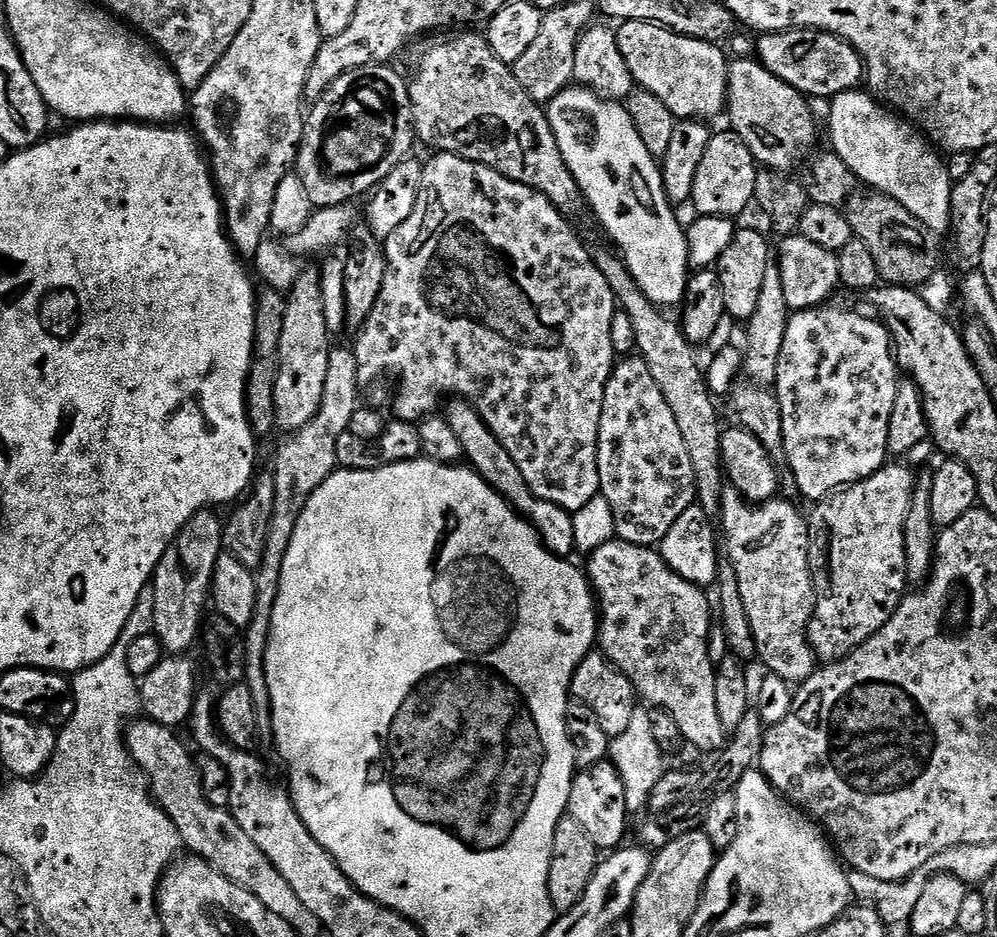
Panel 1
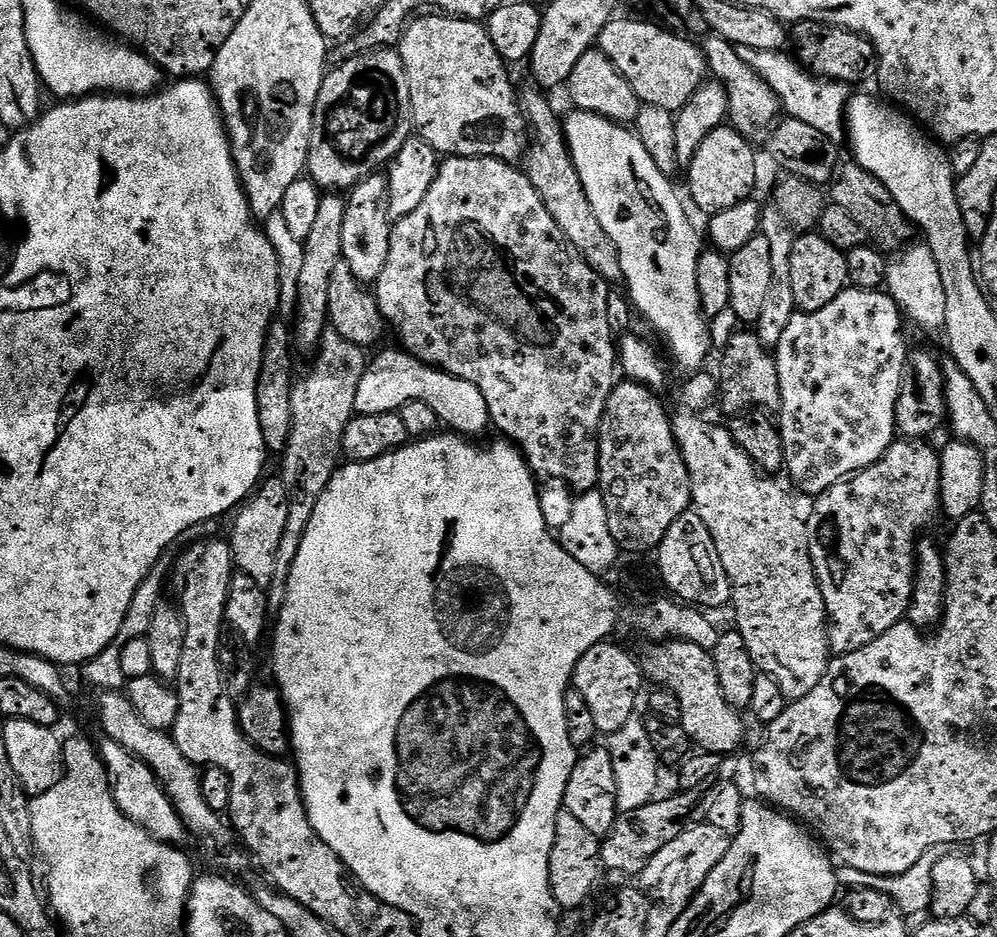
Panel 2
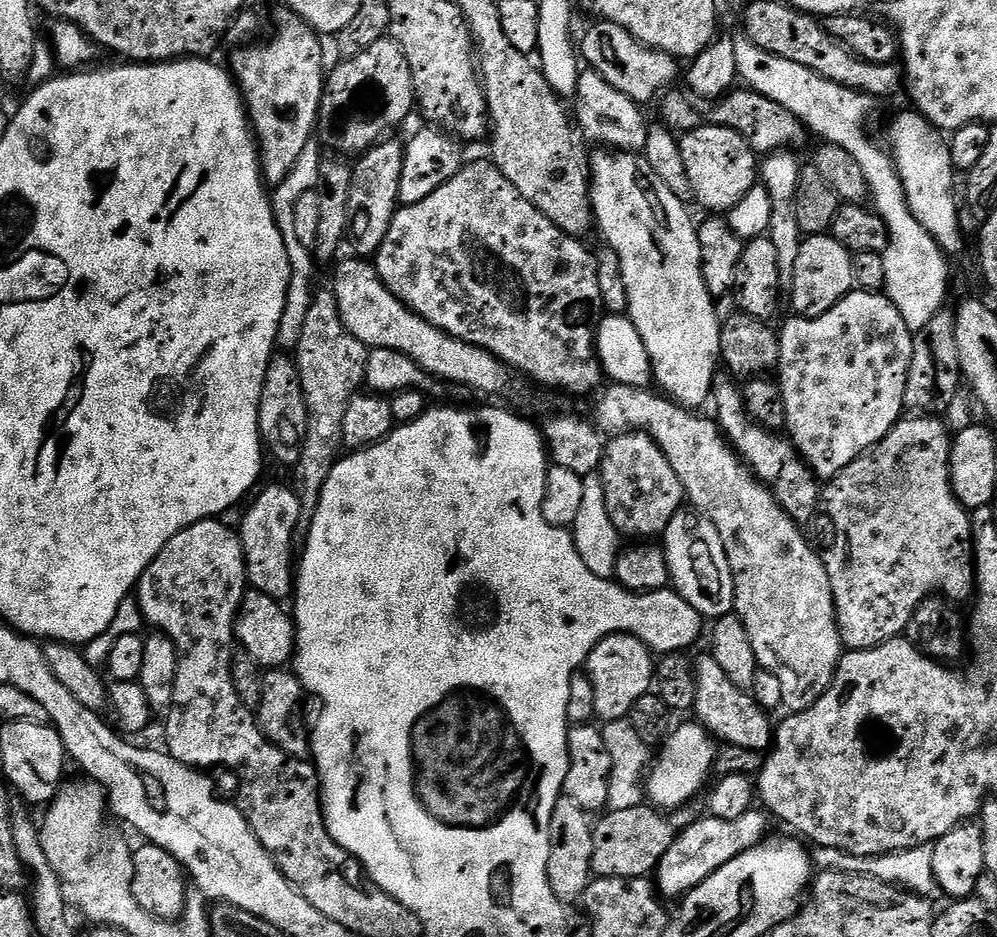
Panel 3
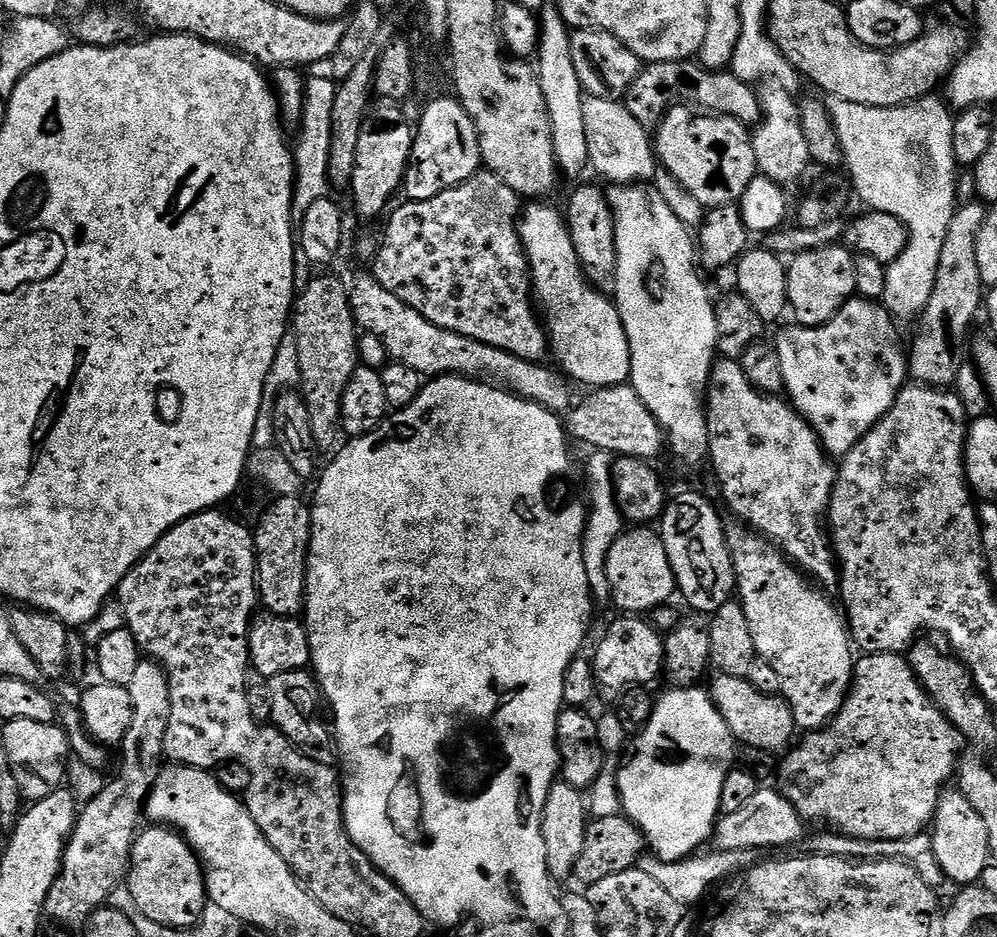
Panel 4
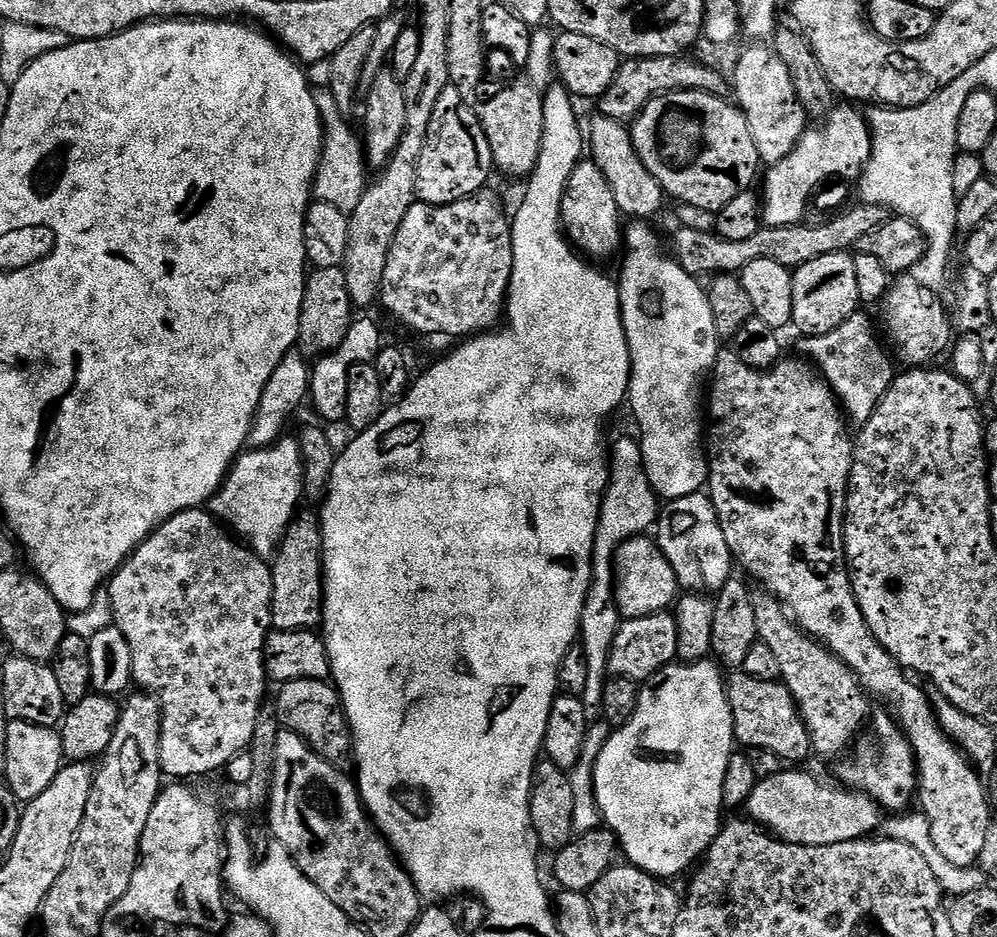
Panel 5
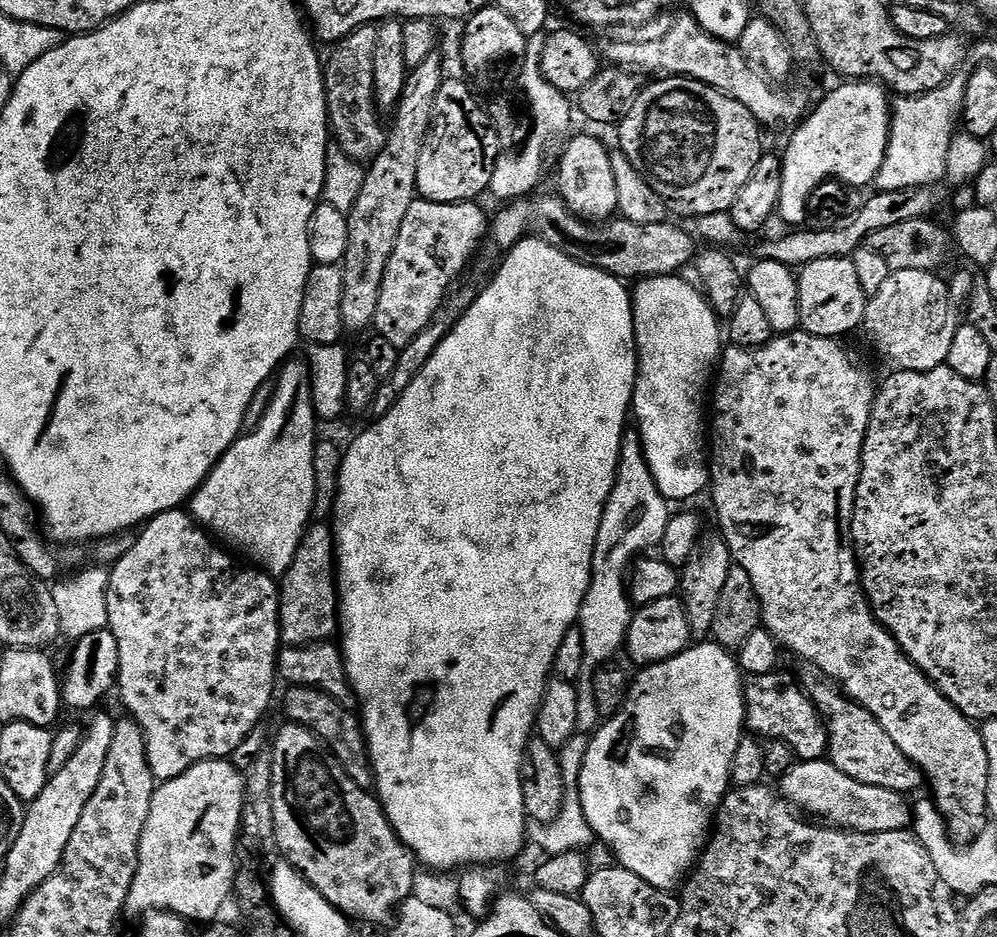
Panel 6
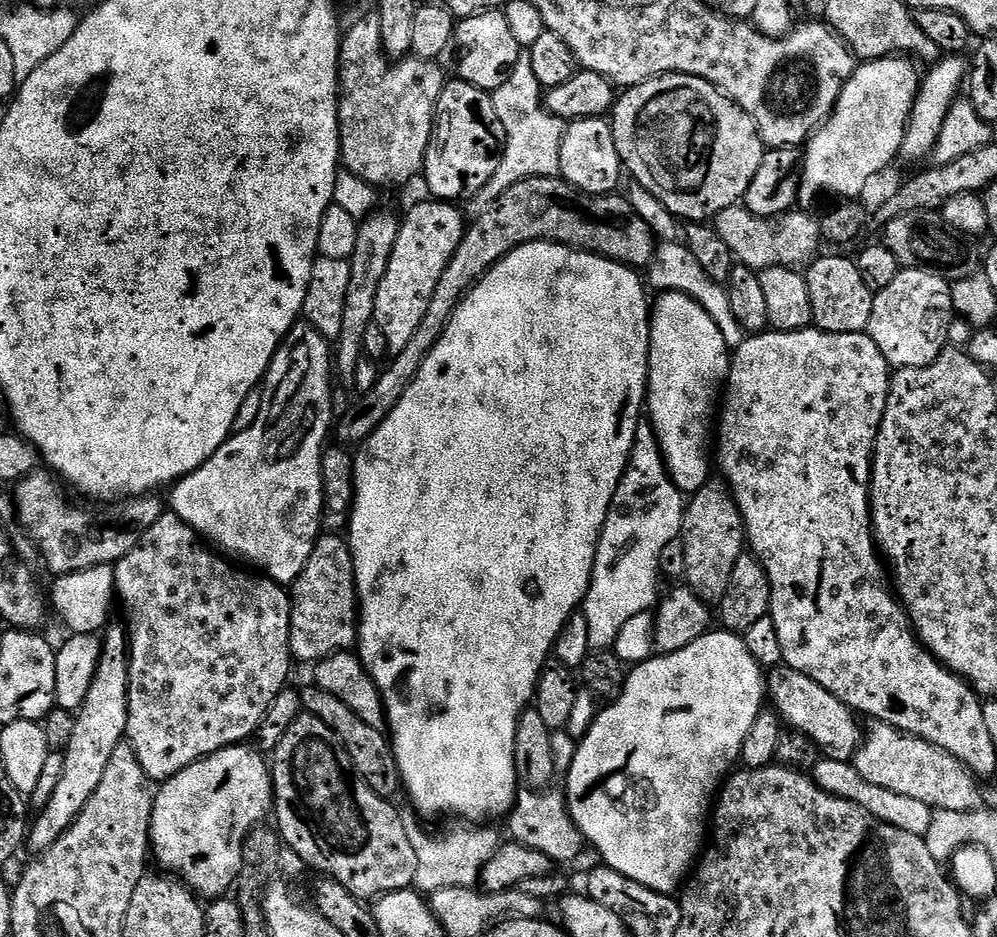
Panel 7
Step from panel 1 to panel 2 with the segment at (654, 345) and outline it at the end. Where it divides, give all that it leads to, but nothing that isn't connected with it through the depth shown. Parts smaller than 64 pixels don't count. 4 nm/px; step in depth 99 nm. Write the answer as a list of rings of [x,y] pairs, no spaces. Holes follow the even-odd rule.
[[[530,88],[522,96],[522,107],[532,133],[525,159],[525,173],[538,192],[538,198],[542,198],[546,210],[550,210],[550,218],[558,222],[562,234],[566,234],[574,250],[578,250],[578,254],[586,258],[586,262],[602,279],[607,280],[609,285],[616,286],[616,283],[624,280],[618,246],[610,242],[610,234],[606,234],[602,222],[598,222],[598,214],[594,214],[594,206],[590,206],[590,198],[586,198],[586,186],[582,186],[572,155],[569,154],[563,121],[543,96],[545,95],[541,91],[534,88]]]

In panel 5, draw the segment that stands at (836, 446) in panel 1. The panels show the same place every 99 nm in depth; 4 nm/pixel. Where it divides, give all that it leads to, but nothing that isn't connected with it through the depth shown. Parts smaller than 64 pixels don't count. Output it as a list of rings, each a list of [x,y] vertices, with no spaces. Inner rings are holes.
[[[857,310],[838,330],[830,330],[830,334],[821,336],[805,336],[799,342],[803,355],[818,369],[824,381],[832,387],[836,399],[840,401],[841,409],[849,421],[857,420],[857,425],[863,426],[874,414],[878,402],[892,385],[894,371],[892,360],[888,357],[885,341],[876,337],[876,328],[863,311]]]

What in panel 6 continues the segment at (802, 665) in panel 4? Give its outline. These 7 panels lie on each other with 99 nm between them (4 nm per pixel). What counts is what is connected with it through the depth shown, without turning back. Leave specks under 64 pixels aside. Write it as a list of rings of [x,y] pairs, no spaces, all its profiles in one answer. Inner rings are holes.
[[[811,675],[802,680],[802,684],[828,727],[827,759],[831,760],[834,766],[838,766],[842,774],[866,786],[882,786],[882,790],[894,790],[901,794],[916,792],[920,787],[923,789],[926,784],[924,773],[918,765],[910,762],[906,754],[902,754],[902,750],[898,750],[898,746],[894,746],[890,734],[882,730],[874,714],[870,714],[870,710],[866,710],[861,704],[856,704],[849,696],[845,696],[837,685],[822,682],[819,675]]]

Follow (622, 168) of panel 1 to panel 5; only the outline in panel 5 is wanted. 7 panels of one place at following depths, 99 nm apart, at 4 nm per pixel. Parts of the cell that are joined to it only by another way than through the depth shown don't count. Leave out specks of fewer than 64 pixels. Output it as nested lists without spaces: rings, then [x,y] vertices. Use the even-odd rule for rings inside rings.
[[[651,223],[629,224],[632,225],[629,228],[627,225],[622,240],[626,249],[623,253],[624,269],[618,275],[620,313],[632,359],[632,377],[628,383],[626,400],[629,405],[632,403],[632,416],[640,427],[638,439],[650,486],[661,501],[667,502],[699,492],[708,482],[706,412],[702,407],[702,392],[700,396],[699,388],[703,380],[705,383],[716,361],[718,337],[705,285],[697,277],[686,274],[686,270],[682,270],[682,266],[669,255],[666,248],[664,253],[660,236],[651,228]]]

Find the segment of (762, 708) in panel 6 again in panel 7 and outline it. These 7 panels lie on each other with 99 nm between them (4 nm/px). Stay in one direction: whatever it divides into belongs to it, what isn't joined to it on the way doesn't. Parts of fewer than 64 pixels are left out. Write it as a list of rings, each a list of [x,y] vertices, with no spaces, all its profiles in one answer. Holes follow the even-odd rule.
[[[787,666],[771,669],[766,676],[766,700],[771,711],[779,714],[781,720],[791,731],[801,732],[803,736],[810,738],[827,759],[849,762],[855,757],[862,739],[862,724],[860,728],[859,722],[861,723],[861,721],[858,719],[857,713],[853,712],[851,708],[847,708],[838,698],[834,698],[834,694],[830,694],[830,690],[818,686],[818,682],[814,682],[814,678],[806,678],[806,674]]]

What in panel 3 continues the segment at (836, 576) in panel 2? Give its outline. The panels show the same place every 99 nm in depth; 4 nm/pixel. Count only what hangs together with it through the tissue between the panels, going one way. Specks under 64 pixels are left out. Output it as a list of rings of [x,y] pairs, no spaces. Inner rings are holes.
[[[919,414],[901,418],[892,427],[890,434],[886,434],[886,438],[882,438],[882,442],[878,442],[869,452],[863,452],[857,460],[850,462],[850,466],[846,466],[846,470],[842,470],[833,480],[829,480],[823,485],[820,493],[820,508],[822,512],[828,515],[828,520],[832,523],[833,530],[836,531],[836,541],[833,542],[832,549],[829,552],[823,553],[823,558],[826,570],[830,574],[830,586],[836,603],[836,625],[840,628],[840,642],[845,649],[876,648],[888,640],[897,639],[907,629],[914,610],[918,610],[921,602],[933,593],[943,594],[952,602],[957,602],[956,600],[971,601],[973,599],[976,586],[976,569],[972,554],[972,517],[969,509],[960,505],[952,489],[950,482],[952,436],[942,421],[943,419],[934,416]]]

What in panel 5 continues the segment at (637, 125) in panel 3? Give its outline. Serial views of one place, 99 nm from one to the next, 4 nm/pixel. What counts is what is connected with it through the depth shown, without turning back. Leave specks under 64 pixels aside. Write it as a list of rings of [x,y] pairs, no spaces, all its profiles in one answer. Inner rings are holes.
[[[593,115],[592,125],[587,125],[586,140],[590,145],[590,158],[606,174],[606,182],[610,182],[610,188],[614,191],[615,201],[621,215],[636,220],[650,220],[662,208],[666,202],[664,192],[661,190],[660,183],[642,166],[642,158],[634,150],[632,133],[625,125],[614,122],[614,118]]]

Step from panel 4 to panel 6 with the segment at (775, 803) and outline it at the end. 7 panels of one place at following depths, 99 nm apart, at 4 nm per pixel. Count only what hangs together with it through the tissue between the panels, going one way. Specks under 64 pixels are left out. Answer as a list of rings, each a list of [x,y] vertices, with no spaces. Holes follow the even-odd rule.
[[[825,758],[822,760],[801,760],[793,766],[785,776],[779,777],[778,791],[793,808],[799,810],[801,813],[807,814],[809,817],[815,818],[820,822],[827,822],[833,828],[847,830],[850,832],[903,832],[911,825],[912,822],[912,809],[911,803],[907,804],[905,797],[899,792],[894,790],[882,790],[882,786],[866,786],[862,782],[854,782],[854,778],[849,778],[848,775],[842,774],[842,770],[838,770],[838,766],[834,766],[832,761]]]

